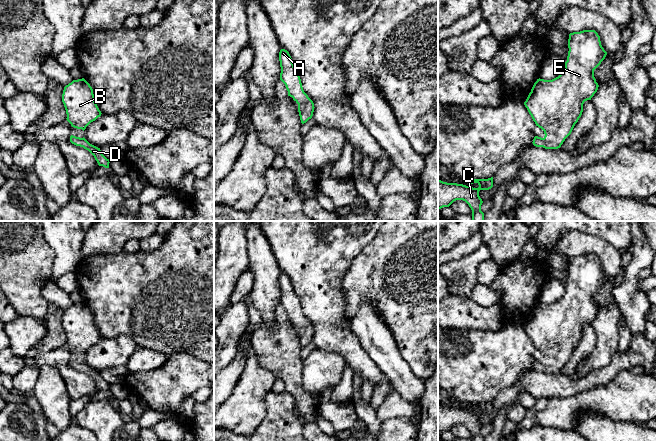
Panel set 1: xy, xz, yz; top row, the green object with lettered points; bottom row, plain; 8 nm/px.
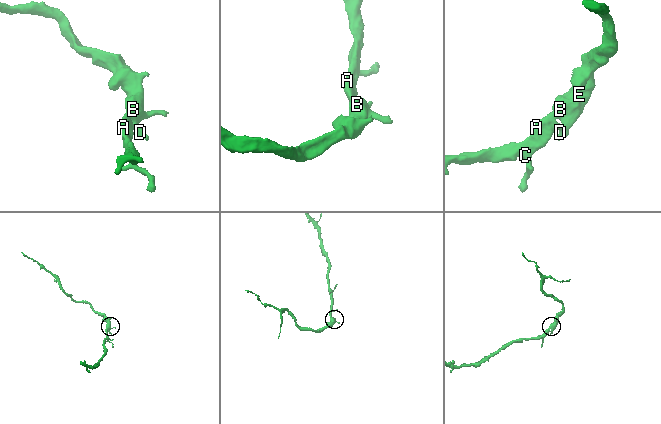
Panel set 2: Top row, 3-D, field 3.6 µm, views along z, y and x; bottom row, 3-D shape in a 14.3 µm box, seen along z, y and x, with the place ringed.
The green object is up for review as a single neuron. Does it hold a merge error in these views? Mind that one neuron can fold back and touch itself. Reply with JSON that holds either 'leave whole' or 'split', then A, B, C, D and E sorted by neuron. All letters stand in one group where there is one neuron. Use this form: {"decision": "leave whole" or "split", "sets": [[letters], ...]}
{"decision": "leave whole", "sets": [["A", "B", "C", "D", "E"]]}

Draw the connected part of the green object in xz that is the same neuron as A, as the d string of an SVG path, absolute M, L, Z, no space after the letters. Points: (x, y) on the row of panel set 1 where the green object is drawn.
M280 50L279 61L281 67L280 80L285 84L288 96L292 97L298 104L300 120L304 124L313 116L314 103L304 92L300 76L287 50Z

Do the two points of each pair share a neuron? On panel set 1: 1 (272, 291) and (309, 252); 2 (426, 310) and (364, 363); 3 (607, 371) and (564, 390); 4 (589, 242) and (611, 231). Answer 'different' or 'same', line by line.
1: different
2: different
3: same
4: different

